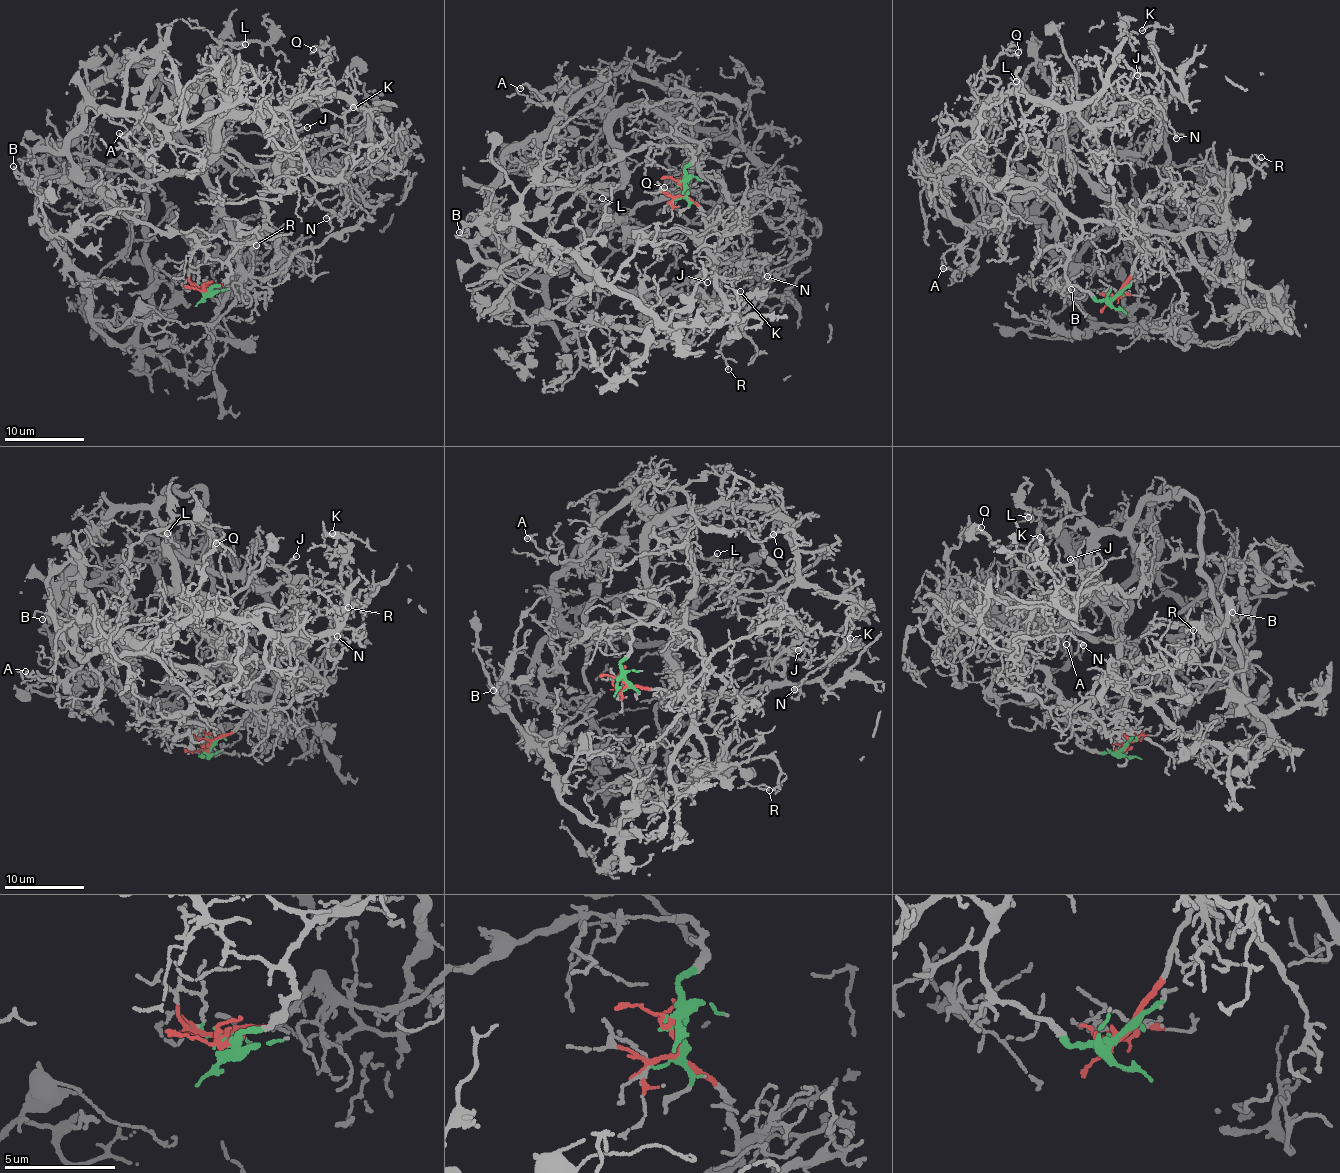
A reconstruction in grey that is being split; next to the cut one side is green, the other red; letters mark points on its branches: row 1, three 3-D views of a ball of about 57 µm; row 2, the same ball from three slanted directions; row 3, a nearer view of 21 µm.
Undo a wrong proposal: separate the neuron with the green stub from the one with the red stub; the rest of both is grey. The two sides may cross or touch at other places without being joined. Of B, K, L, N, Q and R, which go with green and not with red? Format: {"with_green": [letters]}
{"with_green": ["L", "N", "Q"]}

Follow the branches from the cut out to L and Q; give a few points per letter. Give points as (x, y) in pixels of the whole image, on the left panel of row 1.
L: (203, 287), (225, 279), (263, 224), (279, 175), (216, 71), (212, 50), (245, 44)
Q: (203, 287), (225, 279), (234, 250), (263, 224), (281, 160), (262, 122), (314, 93), (326, 56), (313, 49)

